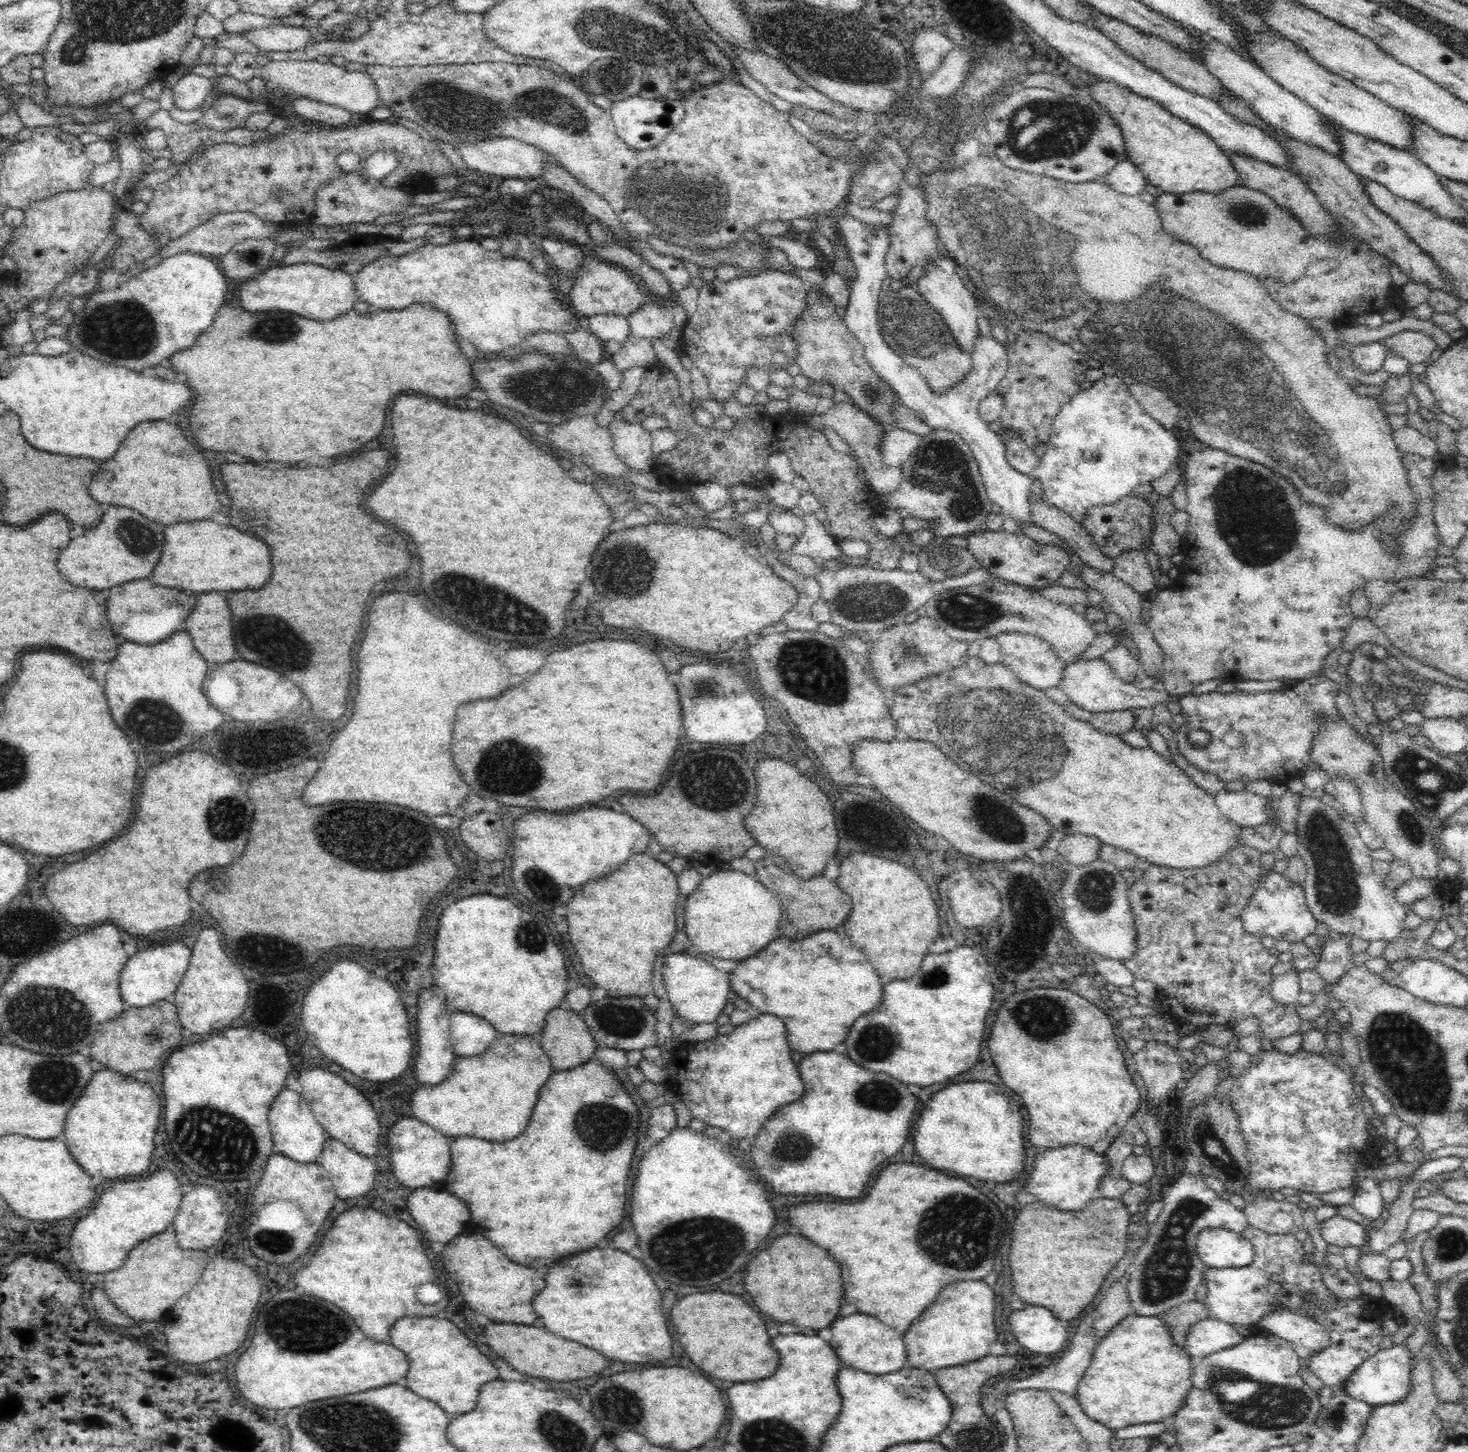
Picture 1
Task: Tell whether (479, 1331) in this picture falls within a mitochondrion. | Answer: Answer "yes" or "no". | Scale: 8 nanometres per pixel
no

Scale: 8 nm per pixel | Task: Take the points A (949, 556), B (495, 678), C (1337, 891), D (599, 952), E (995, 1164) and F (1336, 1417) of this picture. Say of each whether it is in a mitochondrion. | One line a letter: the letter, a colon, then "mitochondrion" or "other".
A: mitochondrion
B: other
C: mitochondrion
D: other
E: other
F: mitochondrion

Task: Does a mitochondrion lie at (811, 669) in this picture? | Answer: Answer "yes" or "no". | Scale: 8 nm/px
yes

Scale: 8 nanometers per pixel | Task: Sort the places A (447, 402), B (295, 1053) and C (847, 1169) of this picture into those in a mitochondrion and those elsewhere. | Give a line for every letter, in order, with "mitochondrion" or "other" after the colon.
A: other
B: other
C: other

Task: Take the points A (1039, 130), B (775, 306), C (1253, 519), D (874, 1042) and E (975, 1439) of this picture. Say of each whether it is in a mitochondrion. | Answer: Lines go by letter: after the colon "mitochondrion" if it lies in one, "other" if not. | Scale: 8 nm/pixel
A: mitochondrion
B: mitochondrion
C: mitochondrion
D: mitochondrion
E: mitochondrion

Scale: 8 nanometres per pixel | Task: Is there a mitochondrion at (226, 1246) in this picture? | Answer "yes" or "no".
no

